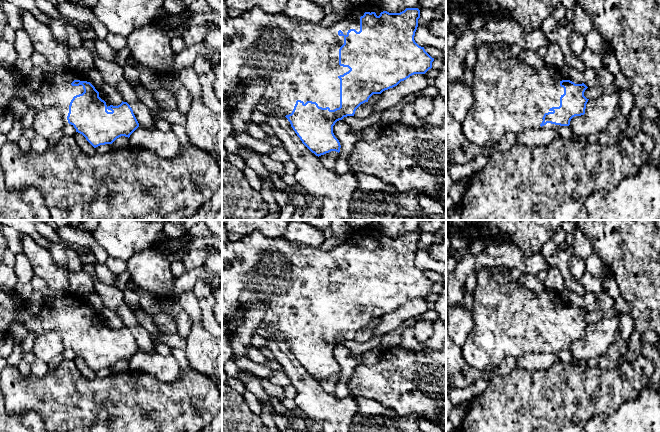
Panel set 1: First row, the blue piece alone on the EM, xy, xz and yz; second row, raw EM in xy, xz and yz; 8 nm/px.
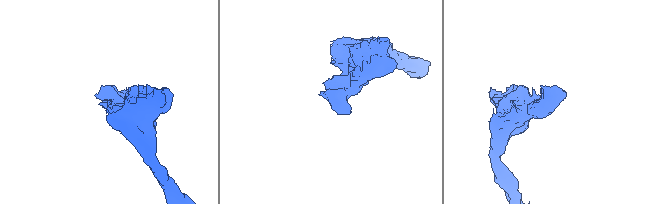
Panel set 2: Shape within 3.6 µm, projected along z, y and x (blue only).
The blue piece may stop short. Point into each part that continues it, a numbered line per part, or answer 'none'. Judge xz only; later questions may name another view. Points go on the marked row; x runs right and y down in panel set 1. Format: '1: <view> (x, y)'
1: xz (297, 60)

